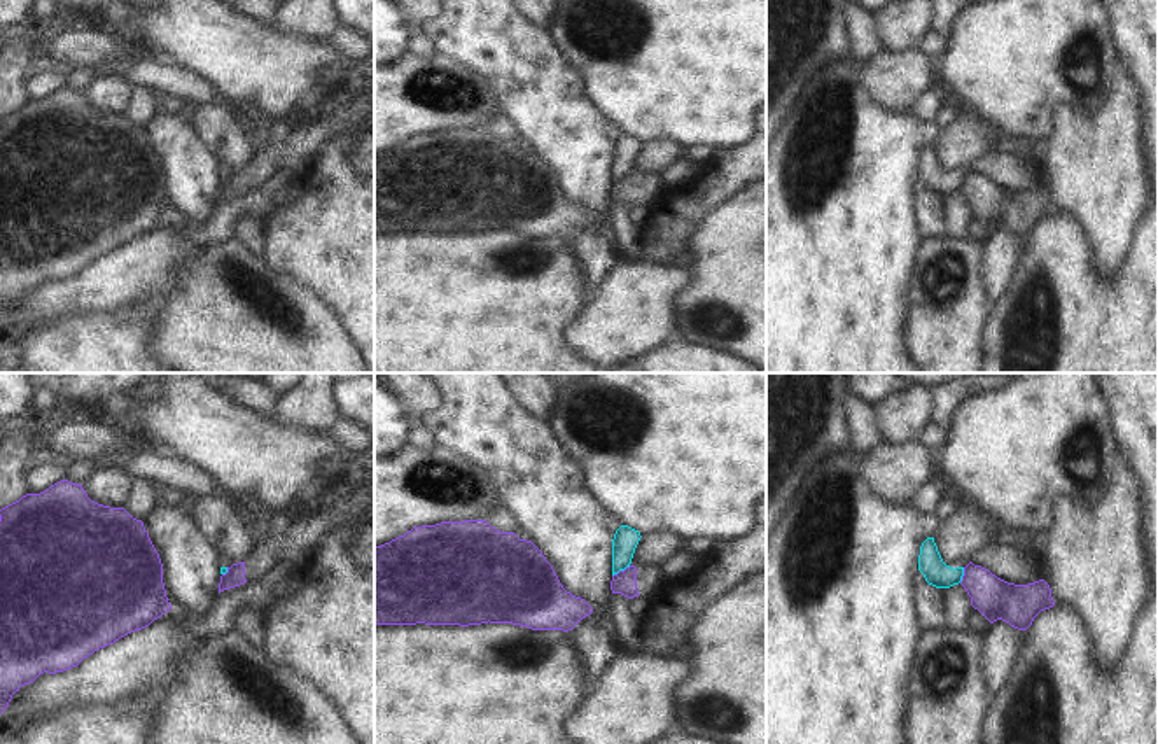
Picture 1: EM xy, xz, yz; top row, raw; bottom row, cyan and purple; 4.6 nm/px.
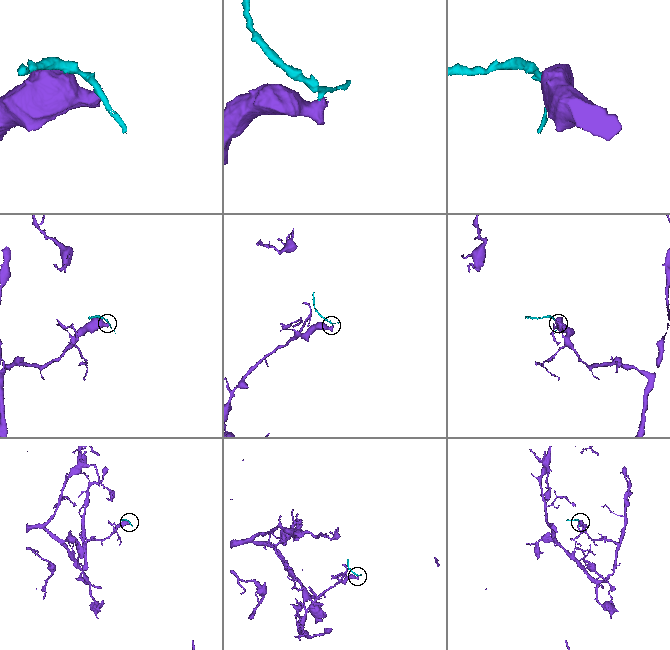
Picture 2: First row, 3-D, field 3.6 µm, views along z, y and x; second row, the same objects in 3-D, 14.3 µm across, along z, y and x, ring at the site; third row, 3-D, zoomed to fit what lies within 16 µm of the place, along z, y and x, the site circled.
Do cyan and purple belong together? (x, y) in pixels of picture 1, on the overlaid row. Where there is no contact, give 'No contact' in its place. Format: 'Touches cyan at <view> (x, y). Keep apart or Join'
Touches cyan at xz (621, 569). Keep apart.

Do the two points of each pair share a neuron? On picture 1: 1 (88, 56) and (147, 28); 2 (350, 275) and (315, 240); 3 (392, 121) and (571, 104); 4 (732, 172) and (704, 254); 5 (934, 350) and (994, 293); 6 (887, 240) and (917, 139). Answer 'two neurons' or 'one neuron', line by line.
1: two neurons
2: one neuron
3: two neurons
4: two neurons
5: two neurons
6: one neuron

